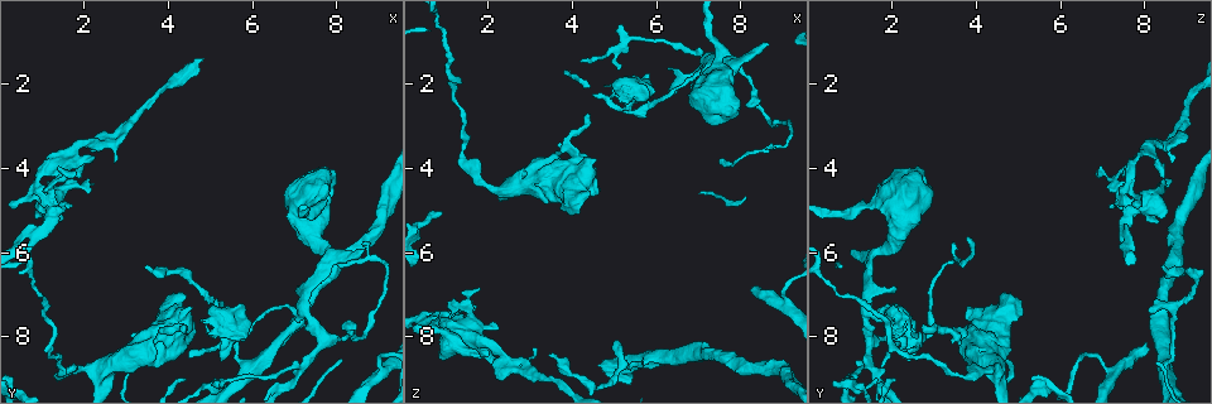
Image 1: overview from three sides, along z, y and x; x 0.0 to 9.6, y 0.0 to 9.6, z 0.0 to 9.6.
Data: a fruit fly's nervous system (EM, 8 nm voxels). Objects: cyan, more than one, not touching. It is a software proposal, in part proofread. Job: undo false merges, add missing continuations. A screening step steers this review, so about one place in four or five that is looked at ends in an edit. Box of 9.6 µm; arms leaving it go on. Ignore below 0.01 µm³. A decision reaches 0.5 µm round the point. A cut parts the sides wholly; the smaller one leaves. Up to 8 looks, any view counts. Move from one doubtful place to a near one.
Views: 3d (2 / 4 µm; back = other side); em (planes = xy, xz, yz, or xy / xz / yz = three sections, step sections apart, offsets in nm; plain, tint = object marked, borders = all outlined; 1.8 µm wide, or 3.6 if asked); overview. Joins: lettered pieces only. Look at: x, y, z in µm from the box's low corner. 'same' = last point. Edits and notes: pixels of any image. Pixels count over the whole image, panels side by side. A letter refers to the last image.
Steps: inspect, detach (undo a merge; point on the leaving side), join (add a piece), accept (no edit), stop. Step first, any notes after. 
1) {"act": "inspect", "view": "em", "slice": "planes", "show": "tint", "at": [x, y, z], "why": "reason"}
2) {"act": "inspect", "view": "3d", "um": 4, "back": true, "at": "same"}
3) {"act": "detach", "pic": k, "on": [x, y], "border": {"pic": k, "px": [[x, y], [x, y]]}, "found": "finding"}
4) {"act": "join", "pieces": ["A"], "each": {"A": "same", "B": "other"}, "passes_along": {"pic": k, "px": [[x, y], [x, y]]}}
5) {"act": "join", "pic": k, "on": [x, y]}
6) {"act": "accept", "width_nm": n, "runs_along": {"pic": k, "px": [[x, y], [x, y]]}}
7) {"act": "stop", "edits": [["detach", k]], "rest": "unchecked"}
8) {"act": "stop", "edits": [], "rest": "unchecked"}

{"act": "inspect", "view": "3d", "um": 2, "at": [3.95, 7.80, 3.40], "why": "calibre changes"}

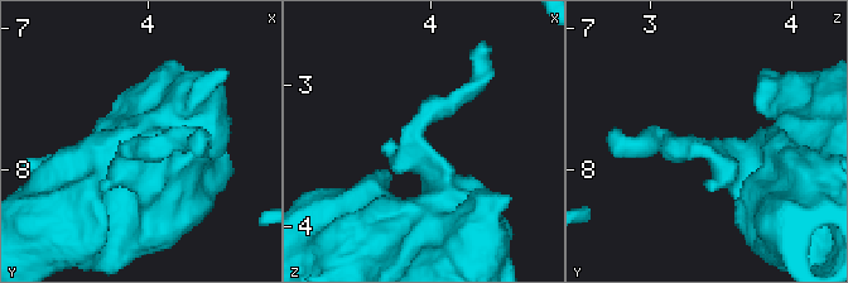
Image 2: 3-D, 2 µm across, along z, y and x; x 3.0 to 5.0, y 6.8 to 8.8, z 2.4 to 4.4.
{"act": "inspect", "view": "em", "slice": "planes", "show": "borders", "at": [3.92, 7.84, 3.32], "why": "now the EM"}

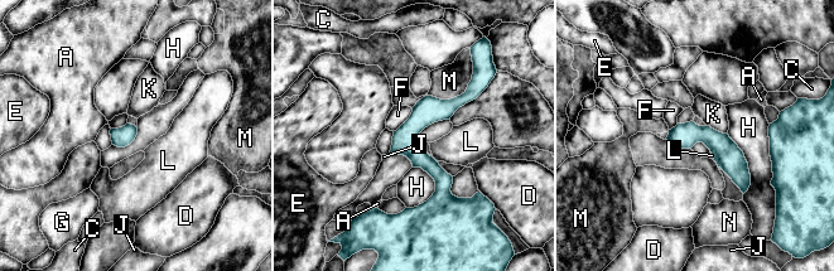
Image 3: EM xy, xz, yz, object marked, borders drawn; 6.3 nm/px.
{"act": "accept", "each": {"A": "other", "C": "other", "D": "other", "E": "other", "F": "other", "G": "other", "H": "other", "J": "other", "K": "other", "L": "other", "M": "other", "N": "other"}, "runs_along": {"pic": 3, "px": [[471, 86], [413, 130], [440, 194], [408, 211]]}, "found": "all the same neuron"}

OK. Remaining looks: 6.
{"act": "inspect", "view": "em", "slice": "planes", "show": "tint", "at": [2.55, 8.85, 4.55], "why": "thick turns thin"}

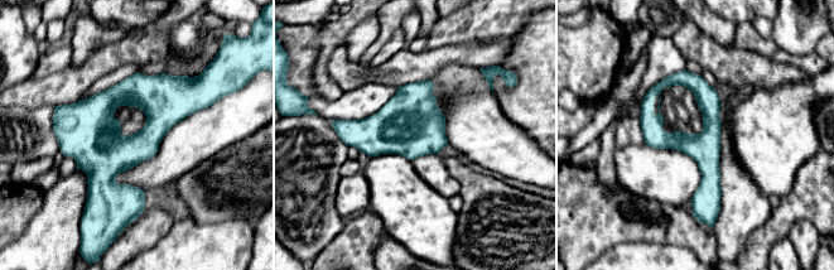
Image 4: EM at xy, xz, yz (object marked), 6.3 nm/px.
{"act": "inspect", "view": "em", "slice": "planes", "show": "borders", "at": "same", "why": "see the neighbours"}

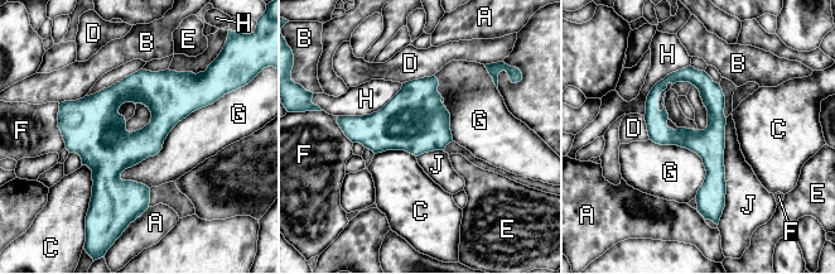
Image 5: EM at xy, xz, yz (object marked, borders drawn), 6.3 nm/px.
{"act": "accept", "each": {"A": "other", "B": "other", "C": "other", "D": "other", "E": "other", "F": "other", "G": "other", "H": "other", "J": "other"}, "found": "one neuron here"}

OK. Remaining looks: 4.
{"act": "inspect", "view": "3d", "um": 2, "at": [2.25, 3.50, 8.40]}

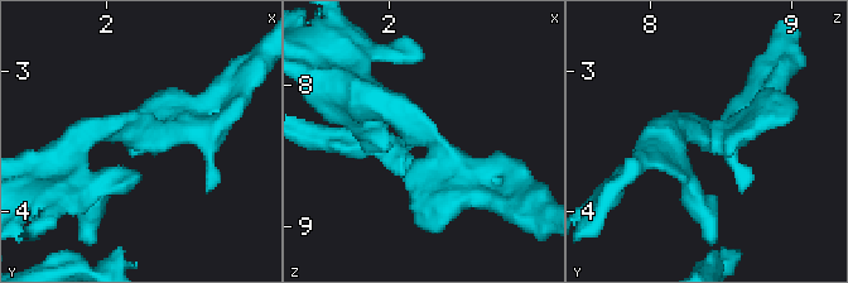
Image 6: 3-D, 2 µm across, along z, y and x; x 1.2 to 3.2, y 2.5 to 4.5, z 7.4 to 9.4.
{"act": "inspect", "view": "em", "slice": "xz", "step": 4, "show": "tint", "at": [2.28, 3.48, 8.40]}

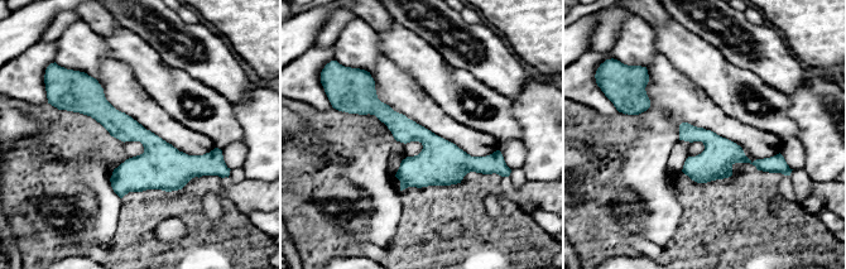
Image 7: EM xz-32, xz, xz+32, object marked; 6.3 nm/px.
{"act": "inspect", "view": "em", "slice": "planes", "show": "borders", "at": "same"}

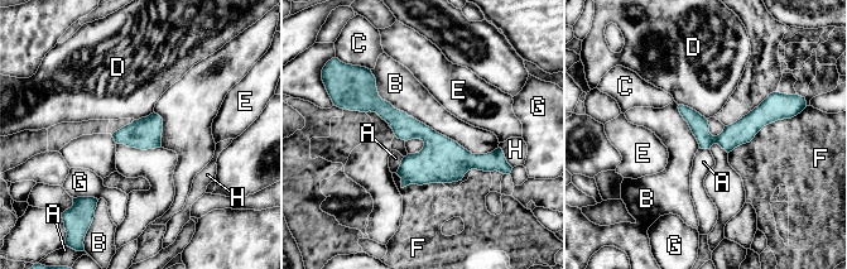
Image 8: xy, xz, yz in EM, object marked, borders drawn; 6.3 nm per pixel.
{"act": "accept", "each": {"A": "other", "B": "other", "C": "other", "D": "other", "E": "other", "F": "other", "G": "other", "H": "other"}, "found": "continuous, no second neuron"}

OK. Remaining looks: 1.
{"act": "stop", "edits": [], "rest": "unchecked"}

